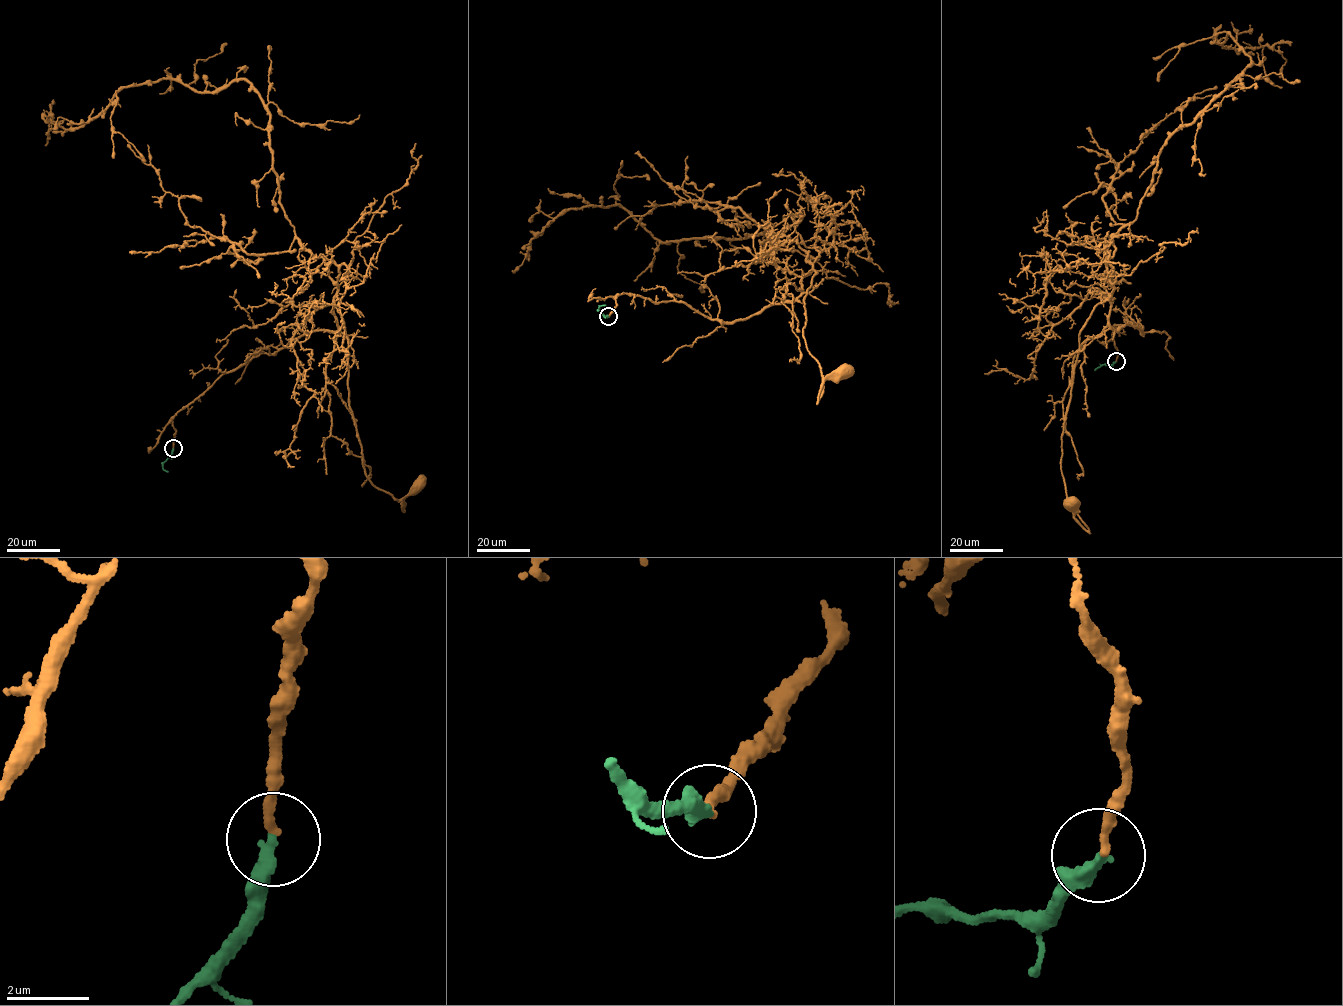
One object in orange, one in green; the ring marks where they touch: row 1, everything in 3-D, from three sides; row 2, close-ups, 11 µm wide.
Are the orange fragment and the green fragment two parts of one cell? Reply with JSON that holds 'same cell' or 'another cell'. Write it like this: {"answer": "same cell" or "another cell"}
{"answer": "same cell"}

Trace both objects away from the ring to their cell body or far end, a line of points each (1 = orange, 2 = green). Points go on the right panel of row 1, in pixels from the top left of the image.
1: (1116, 361), (1113, 326), (1142, 329), (1111, 327), (1107, 300), (1079, 332), (1062, 434), (1070, 504)
2: (1116, 361), (1094, 370)

